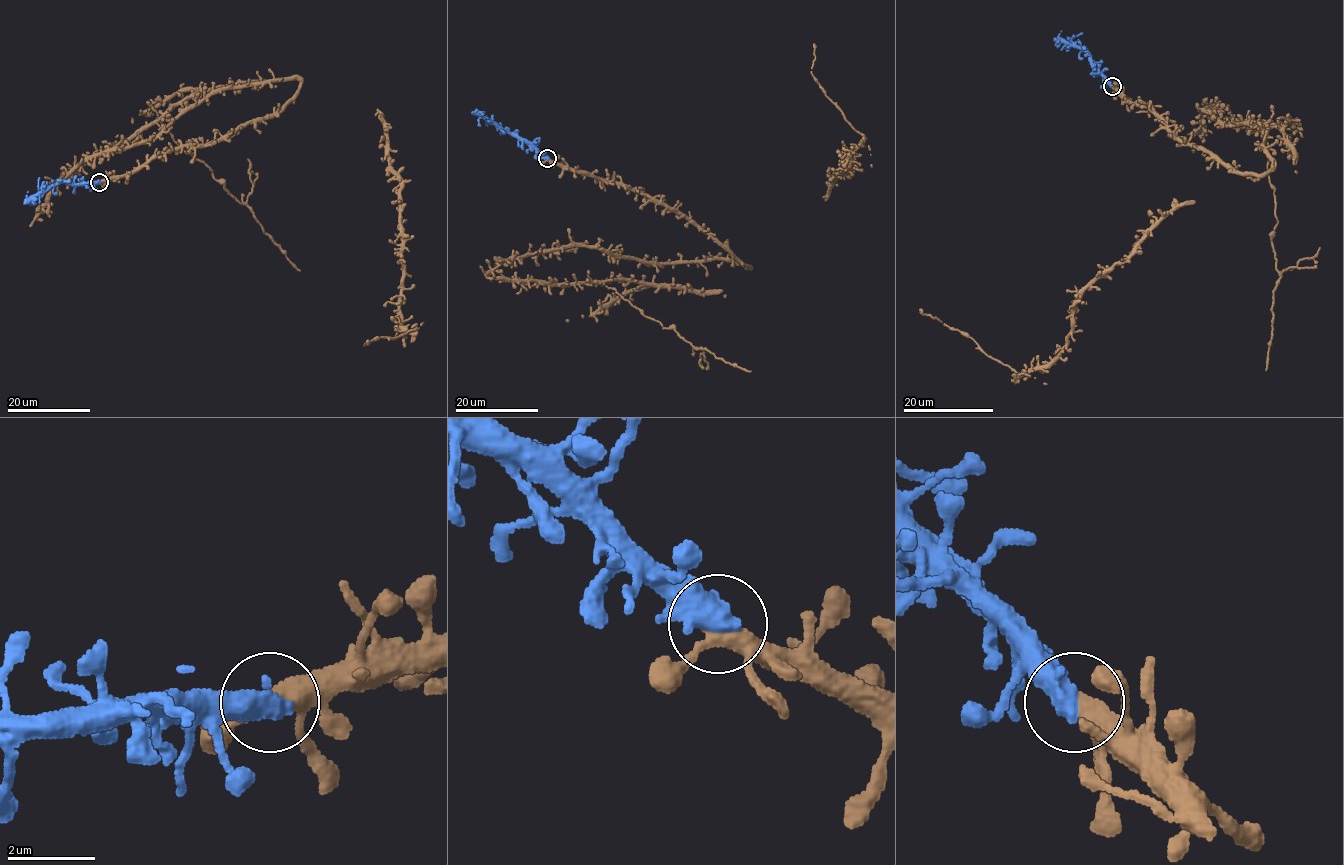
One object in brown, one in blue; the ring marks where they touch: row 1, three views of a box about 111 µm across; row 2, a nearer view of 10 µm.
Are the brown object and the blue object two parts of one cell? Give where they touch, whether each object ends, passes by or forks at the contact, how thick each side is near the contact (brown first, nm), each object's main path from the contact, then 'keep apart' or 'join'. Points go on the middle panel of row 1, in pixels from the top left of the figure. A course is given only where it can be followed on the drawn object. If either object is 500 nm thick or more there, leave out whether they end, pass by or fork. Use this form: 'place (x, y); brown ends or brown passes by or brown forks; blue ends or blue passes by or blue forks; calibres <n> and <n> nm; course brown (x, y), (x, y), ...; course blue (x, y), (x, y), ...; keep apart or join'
place (547, 158); calibres 320 and 650 nm; course brown (547, 159), (667, 204), (748, 266), (564, 246), (515, 258), (518, 279), (611, 281), (663, 329), (750, 370); course blue (547, 159), (476, 111); join

